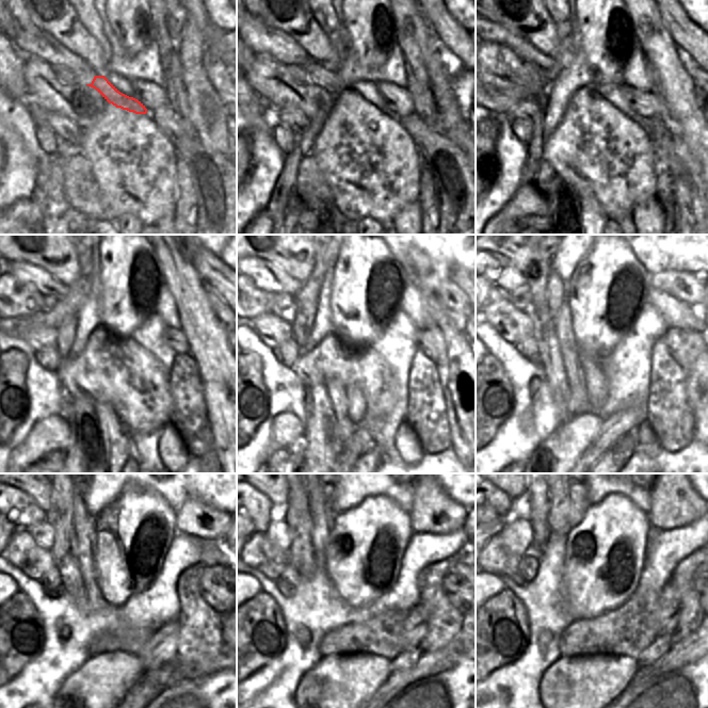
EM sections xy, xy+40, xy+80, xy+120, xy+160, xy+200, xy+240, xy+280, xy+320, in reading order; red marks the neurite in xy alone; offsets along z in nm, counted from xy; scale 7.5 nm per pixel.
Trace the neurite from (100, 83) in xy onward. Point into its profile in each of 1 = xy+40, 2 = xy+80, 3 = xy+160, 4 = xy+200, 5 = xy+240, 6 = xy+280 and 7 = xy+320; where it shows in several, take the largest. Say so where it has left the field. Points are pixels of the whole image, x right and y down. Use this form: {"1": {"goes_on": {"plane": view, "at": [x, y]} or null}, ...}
{"1": {"goes_on": {"plane": "xy+40", "at": [318, 75]}}, "2": {"goes_on": {"plane": "xy+80", "at": [523, 47]}}, "3": {"goes_on": {"plane": "xy+160", "at": [266, 275]}}, "4": {"goes_on": {"plane": "xy+200", "at": [497, 269]}}, "5": {"goes_on": {"plane": "xy+240", "at": [19, 509]}}, "6": {"goes_on": {"plane": "xy+280", "at": [258, 507]}}, "7": {"goes_on": {"plane": "xy+320", "at": [497, 499]}}}

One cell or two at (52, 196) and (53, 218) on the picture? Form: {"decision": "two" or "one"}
{"decision": "one"}

